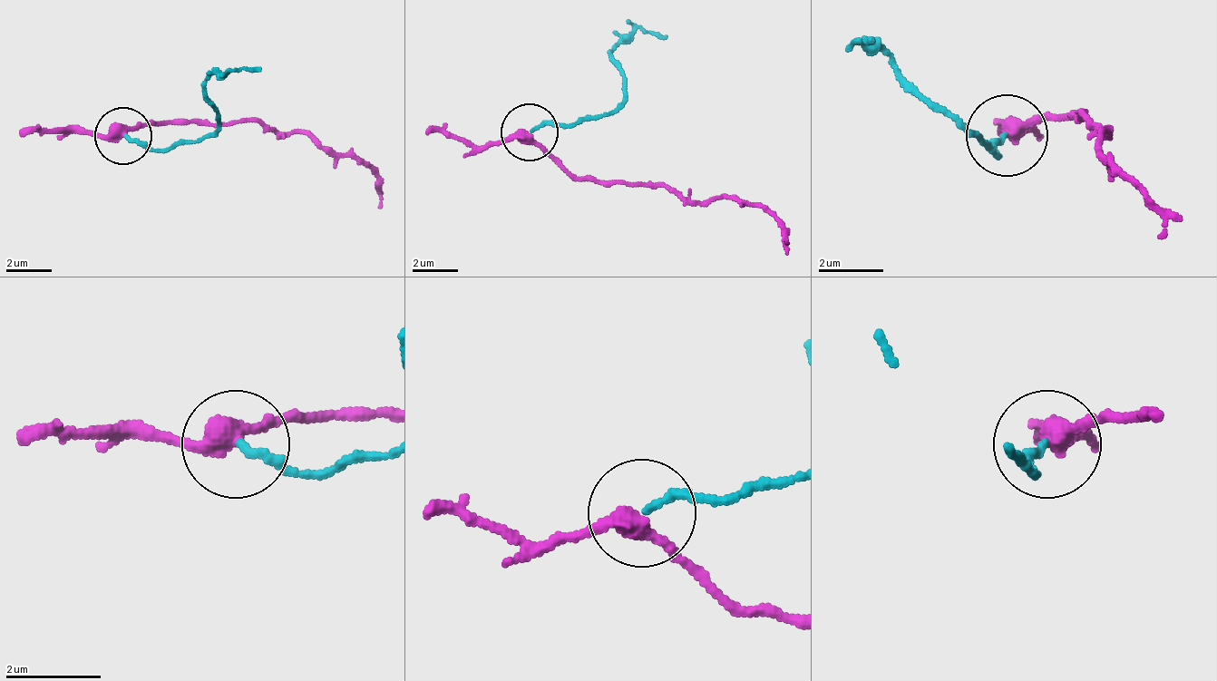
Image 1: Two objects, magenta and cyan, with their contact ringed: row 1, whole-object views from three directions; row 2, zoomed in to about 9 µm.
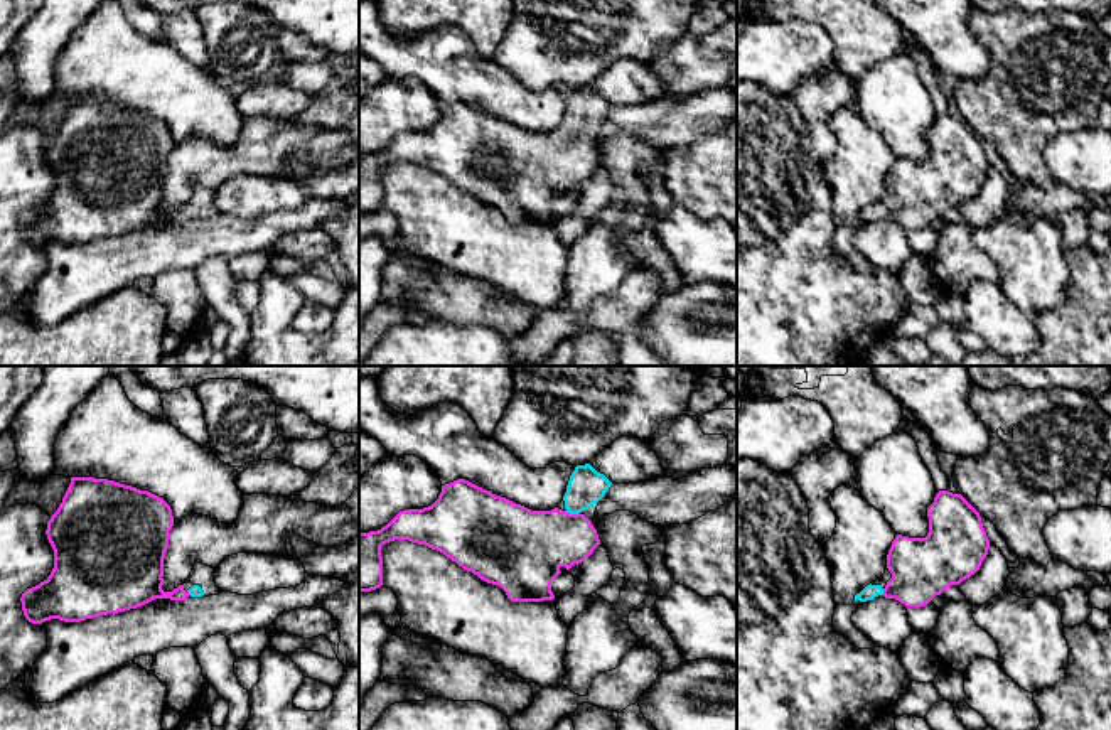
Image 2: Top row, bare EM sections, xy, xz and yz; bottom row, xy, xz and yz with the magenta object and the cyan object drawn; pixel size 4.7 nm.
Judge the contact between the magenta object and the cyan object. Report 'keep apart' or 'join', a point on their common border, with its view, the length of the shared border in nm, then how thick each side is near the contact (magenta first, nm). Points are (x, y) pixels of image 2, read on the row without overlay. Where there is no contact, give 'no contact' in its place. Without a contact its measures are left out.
join; meets magenta in xz at (572, 137); contact 70 nm long; 340 nm thick on the magenta side, 180 nm on the other

